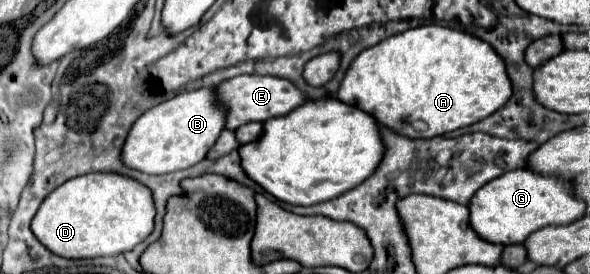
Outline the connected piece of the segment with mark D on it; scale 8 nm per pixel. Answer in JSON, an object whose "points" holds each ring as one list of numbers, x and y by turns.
{"points":[[84,174,52,190,32,218,34,236,56,256,98,258,132,250,154,228,152,194,140,182,120,174]]}

